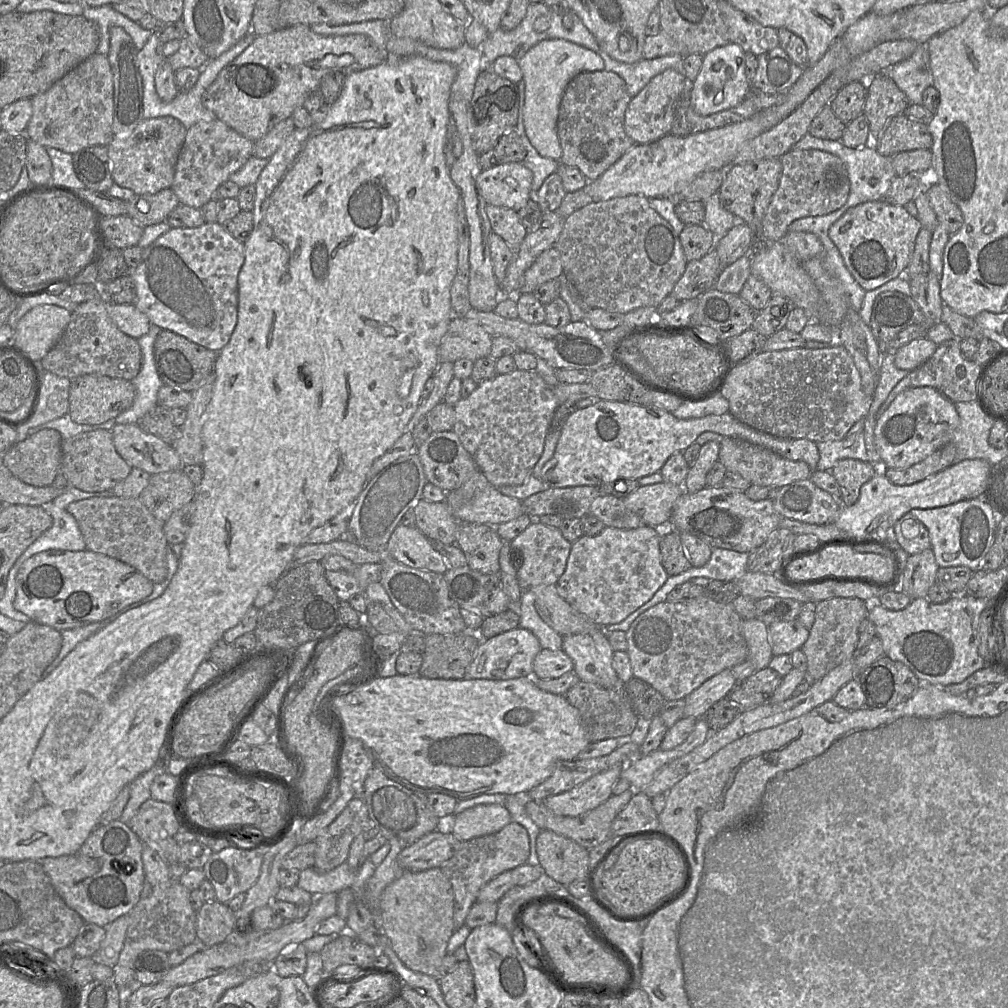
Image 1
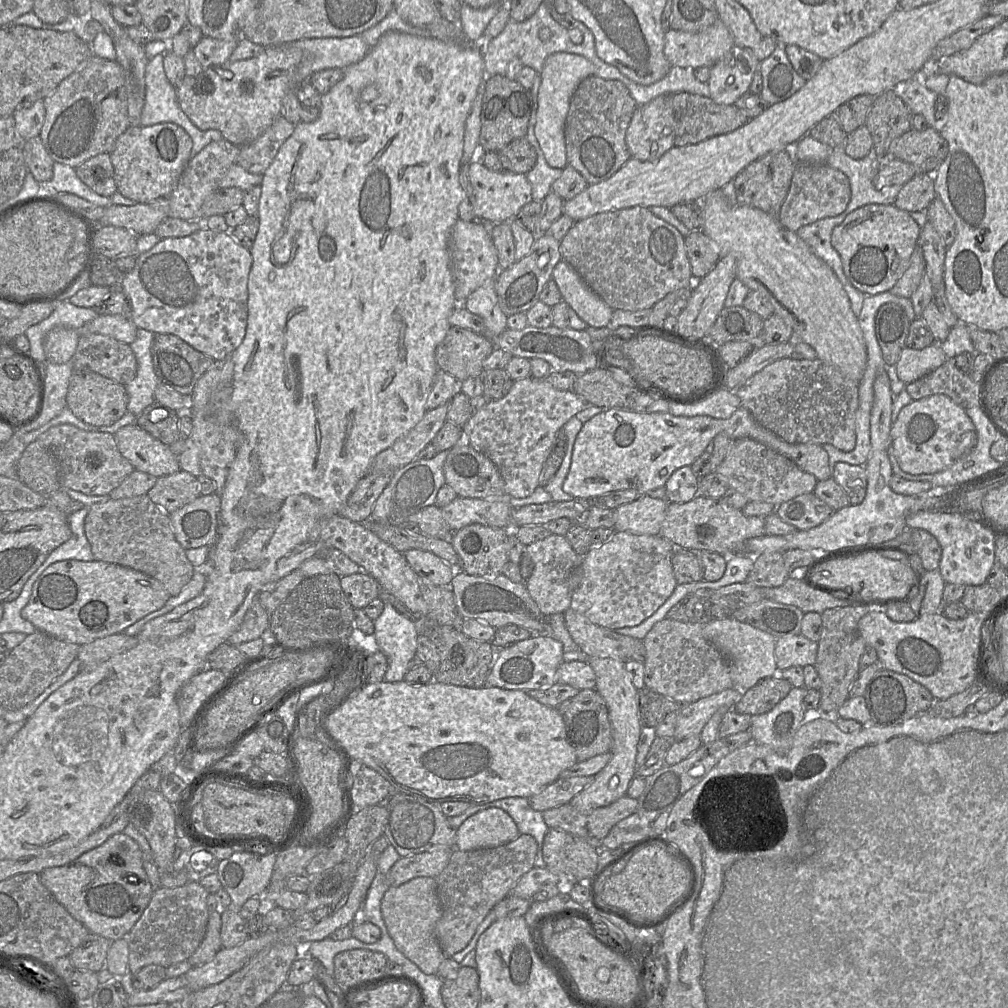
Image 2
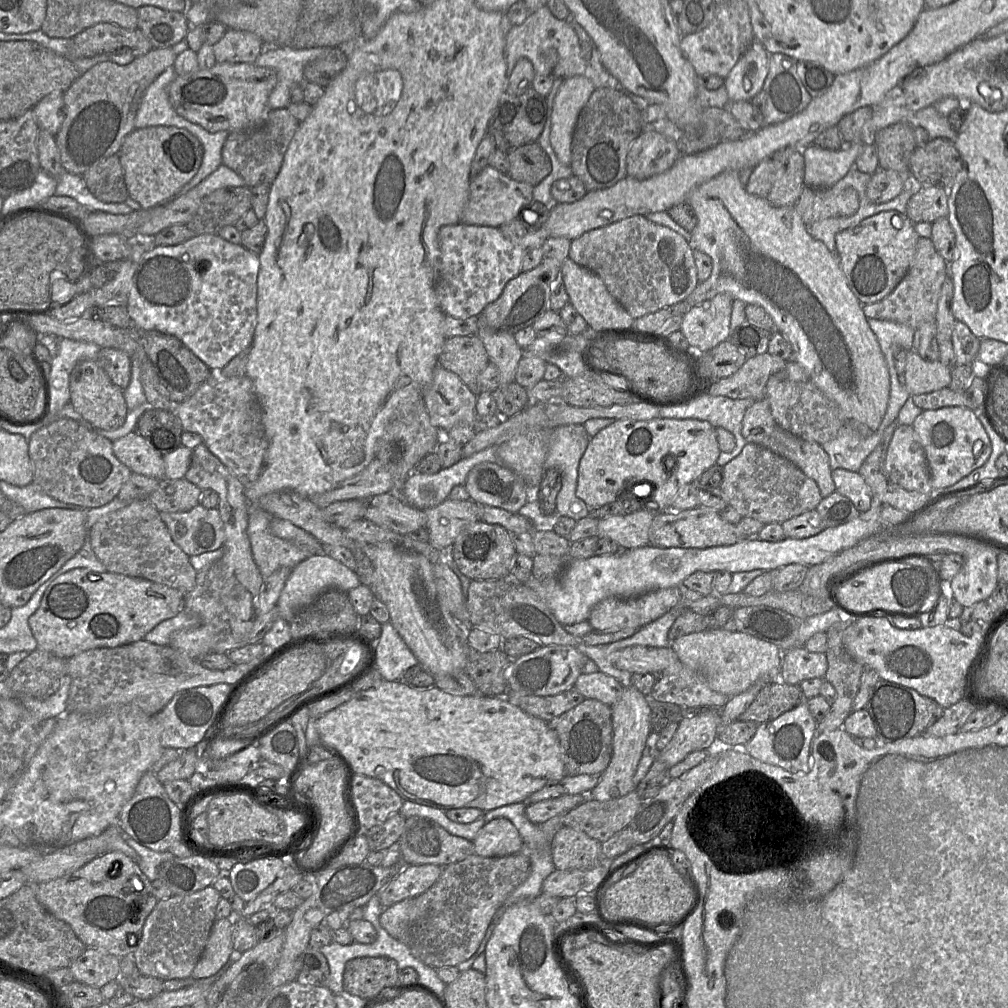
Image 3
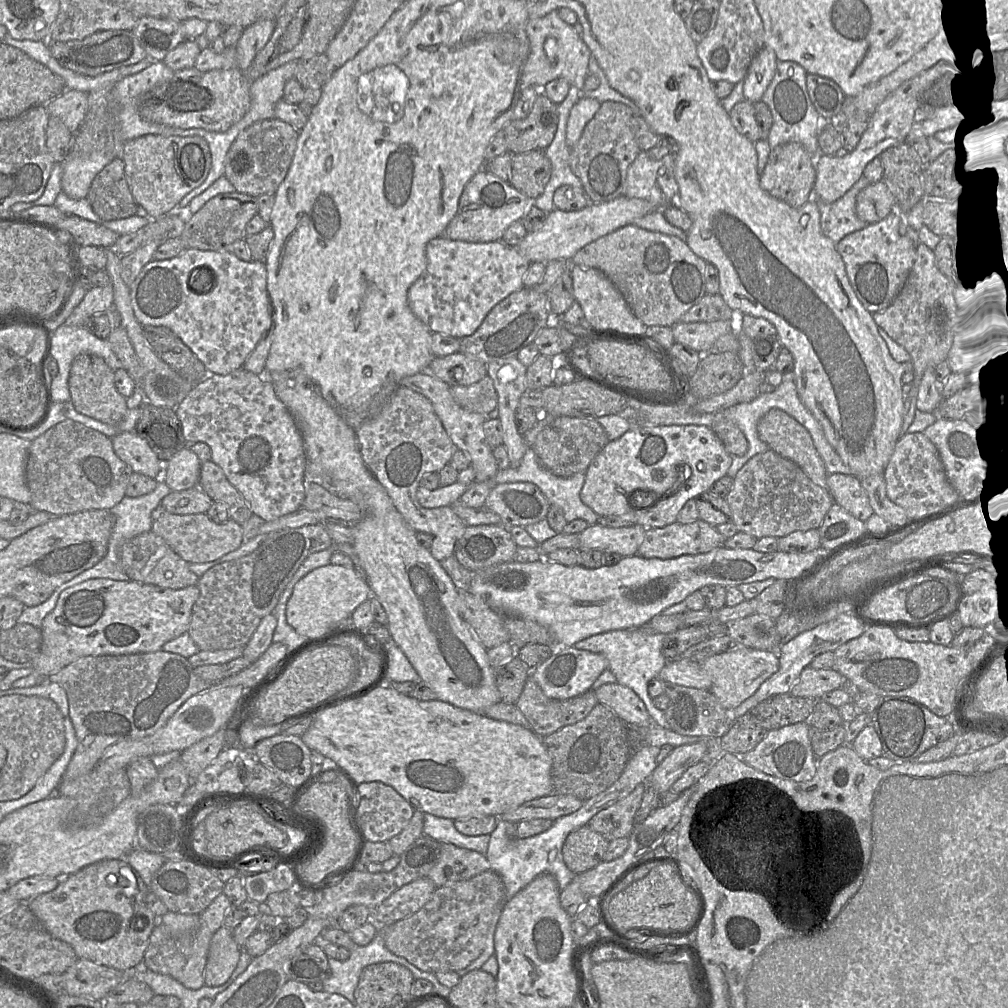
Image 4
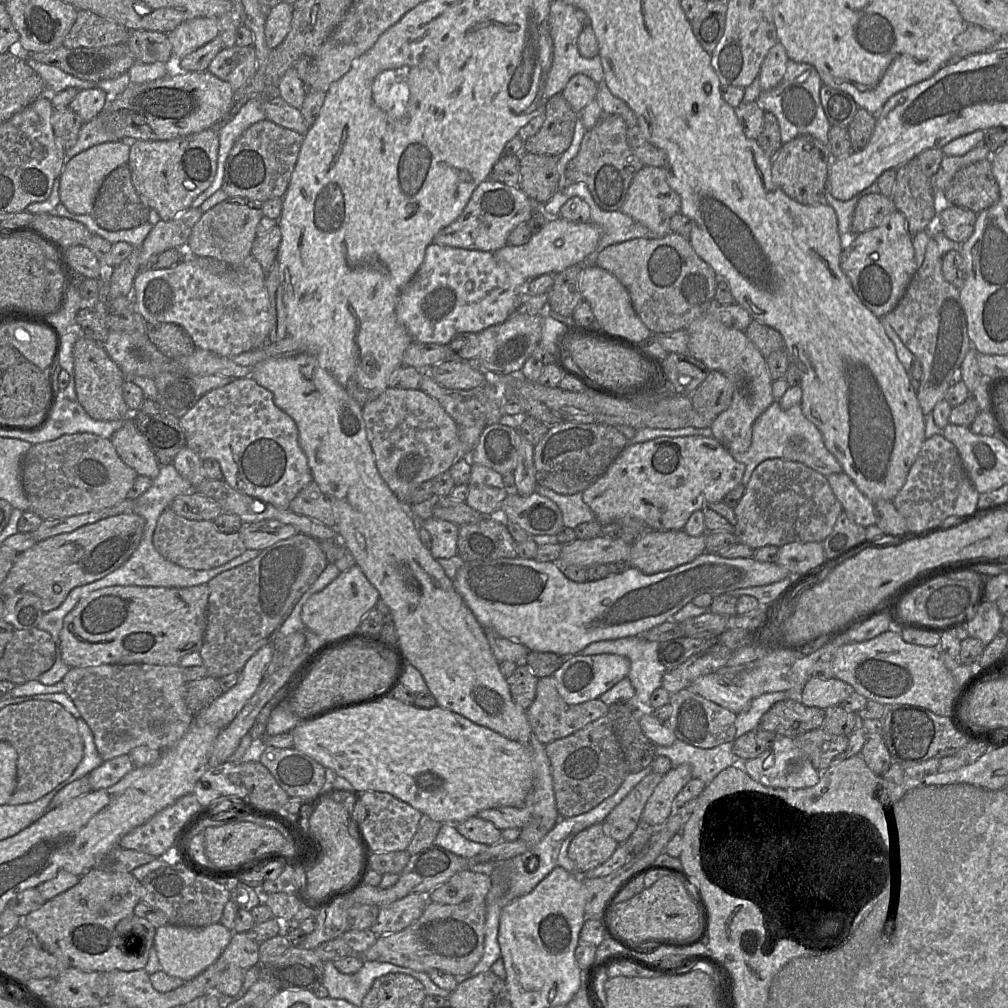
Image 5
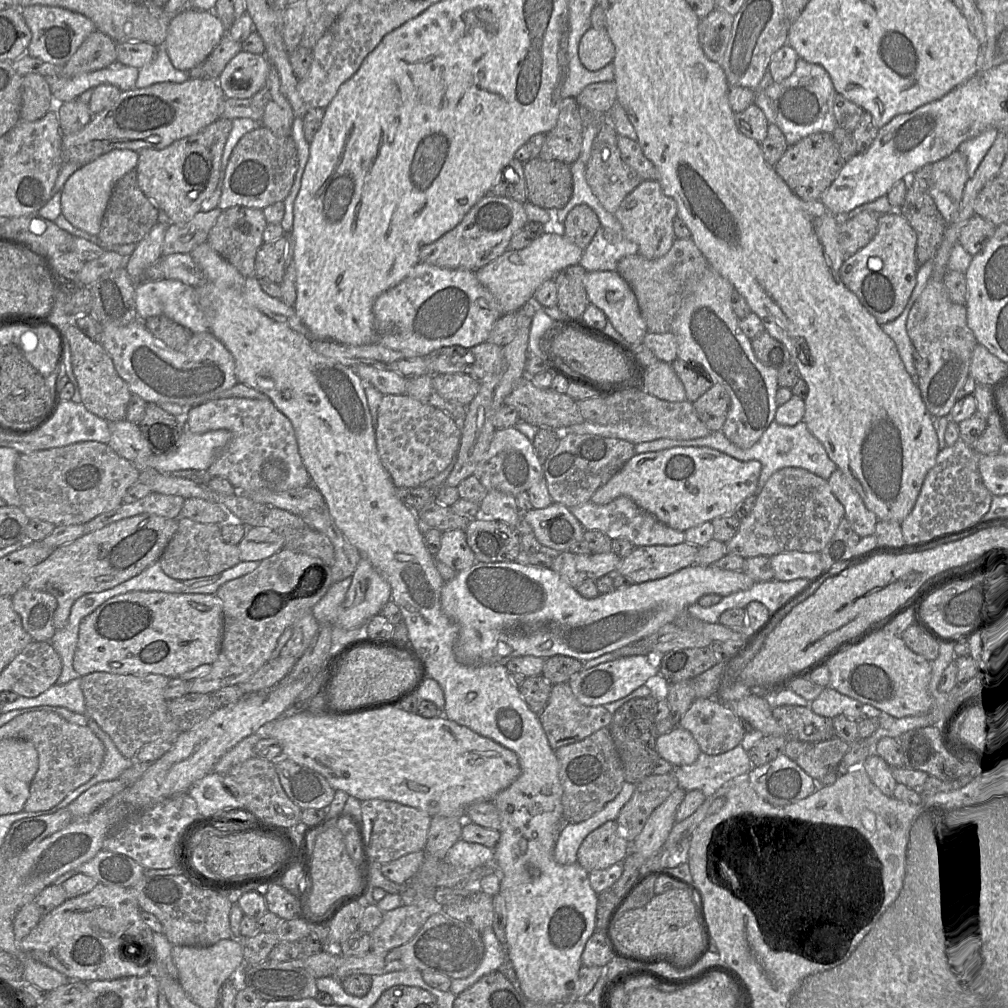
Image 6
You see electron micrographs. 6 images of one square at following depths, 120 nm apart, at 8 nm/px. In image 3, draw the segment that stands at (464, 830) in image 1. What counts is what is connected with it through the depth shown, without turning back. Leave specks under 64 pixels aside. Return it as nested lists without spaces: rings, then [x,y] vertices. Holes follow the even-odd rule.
[[[495,818],[486,823],[472,841],[474,854],[483,857],[503,857],[522,850],[524,841],[516,826],[507,818]]]

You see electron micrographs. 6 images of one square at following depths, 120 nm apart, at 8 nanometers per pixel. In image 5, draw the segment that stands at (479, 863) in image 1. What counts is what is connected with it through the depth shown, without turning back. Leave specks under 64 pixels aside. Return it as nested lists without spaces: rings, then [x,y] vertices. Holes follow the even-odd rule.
[[[428,896],[422,915],[405,929],[391,934],[377,936],[376,941],[363,954],[356,954],[364,961],[391,963],[419,972],[430,970],[446,971],[454,976],[464,975],[473,970],[484,953],[486,922],[485,900],[469,900],[461,904],[448,905],[431,901]]]

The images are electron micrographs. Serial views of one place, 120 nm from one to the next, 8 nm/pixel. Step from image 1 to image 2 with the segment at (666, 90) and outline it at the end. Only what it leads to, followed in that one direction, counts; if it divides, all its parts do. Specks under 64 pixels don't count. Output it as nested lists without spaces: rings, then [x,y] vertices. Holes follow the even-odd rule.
[[[673,94],[661,95],[635,109],[626,131],[632,158],[654,161],[675,146],[672,97]]]

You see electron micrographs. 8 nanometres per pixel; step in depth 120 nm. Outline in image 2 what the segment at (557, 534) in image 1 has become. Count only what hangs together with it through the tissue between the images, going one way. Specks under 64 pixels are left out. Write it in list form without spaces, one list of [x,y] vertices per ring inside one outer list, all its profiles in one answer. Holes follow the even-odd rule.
[[[552,533],[542,540],[527,545],[526,552],[533,562],[533,571],[524,582],[531,598],[544,616],[563,614],[570,608],[569,579],[578,567],[580,557],[570,546],[565,536]]]

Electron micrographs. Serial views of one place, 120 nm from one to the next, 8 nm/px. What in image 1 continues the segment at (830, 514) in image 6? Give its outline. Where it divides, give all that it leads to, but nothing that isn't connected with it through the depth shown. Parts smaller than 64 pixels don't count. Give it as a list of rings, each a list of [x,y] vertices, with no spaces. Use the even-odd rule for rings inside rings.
[[[726,438],[720,444],[718,460],[726,470],[736,472],[750,484],[780,488],[798,480],[810,478],[812,469],[803,461],[788,460],[774,452],[739,439]]]

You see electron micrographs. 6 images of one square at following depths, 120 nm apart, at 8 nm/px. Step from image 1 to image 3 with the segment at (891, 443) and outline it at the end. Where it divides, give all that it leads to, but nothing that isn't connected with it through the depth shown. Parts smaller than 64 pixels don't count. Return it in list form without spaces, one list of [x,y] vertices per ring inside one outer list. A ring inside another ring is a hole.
[[[950,406],[937,410],[923,410],[912,427],[925,451],[931,473],[932,486],[942,495],[956,494],[957,489],[945,490],[975,469],[983,466],[992,453],[990,439],[976,416],[966,407]]]

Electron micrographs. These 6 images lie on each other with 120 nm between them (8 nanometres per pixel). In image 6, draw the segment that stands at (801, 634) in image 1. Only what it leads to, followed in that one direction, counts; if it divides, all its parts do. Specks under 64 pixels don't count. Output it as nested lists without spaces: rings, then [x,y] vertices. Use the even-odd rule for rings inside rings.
[[[824,687],[820,695],[810,702],[810,708],[817,714],[833,719],[838,715],[859,721],[866,718],[862,713],[863,703],[839,693],[834,688]]]

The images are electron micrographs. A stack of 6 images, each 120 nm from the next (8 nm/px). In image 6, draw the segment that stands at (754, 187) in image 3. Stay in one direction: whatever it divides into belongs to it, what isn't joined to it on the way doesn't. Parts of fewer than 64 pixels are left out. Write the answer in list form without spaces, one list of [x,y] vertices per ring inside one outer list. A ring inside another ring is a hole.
[[[821,132],[789,146],[774,169],[799,198],[804,201],[821,201],[822,195],[837,178],[845,162],[832,134]]]

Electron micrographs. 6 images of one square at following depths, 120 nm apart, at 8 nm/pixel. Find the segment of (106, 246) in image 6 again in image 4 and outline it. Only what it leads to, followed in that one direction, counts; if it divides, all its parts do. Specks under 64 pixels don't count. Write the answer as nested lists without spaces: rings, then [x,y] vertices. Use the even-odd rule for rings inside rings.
[[[115,158],[94,177],[86,198],[101,219],[120,220],[137,215],[138,204],[131,193],[121,158]]]

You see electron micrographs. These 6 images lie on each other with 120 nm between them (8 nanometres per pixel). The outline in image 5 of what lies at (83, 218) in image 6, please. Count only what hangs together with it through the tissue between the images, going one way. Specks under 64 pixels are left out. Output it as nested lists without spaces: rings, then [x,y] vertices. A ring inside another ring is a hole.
[[[116,141],[93,146],[65,162],[60,174],[60,202],[73,214],[91,214],[97,193],[104,179],[129,160],[131,143]]]

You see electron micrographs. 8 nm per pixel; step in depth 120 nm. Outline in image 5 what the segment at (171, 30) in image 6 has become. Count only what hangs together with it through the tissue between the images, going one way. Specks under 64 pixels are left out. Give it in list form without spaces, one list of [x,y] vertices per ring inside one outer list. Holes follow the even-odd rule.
[[[198,17],[181,23],[168,34],[175,60],[194,52],[220,35],[218,18]]]

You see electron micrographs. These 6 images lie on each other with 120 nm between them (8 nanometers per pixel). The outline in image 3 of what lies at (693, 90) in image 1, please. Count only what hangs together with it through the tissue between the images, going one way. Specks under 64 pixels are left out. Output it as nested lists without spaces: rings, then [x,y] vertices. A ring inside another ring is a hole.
[[[758,41],[744,52],[724,79],[729,102],[750,101],[763,89],[769,70],[769,56]]]

